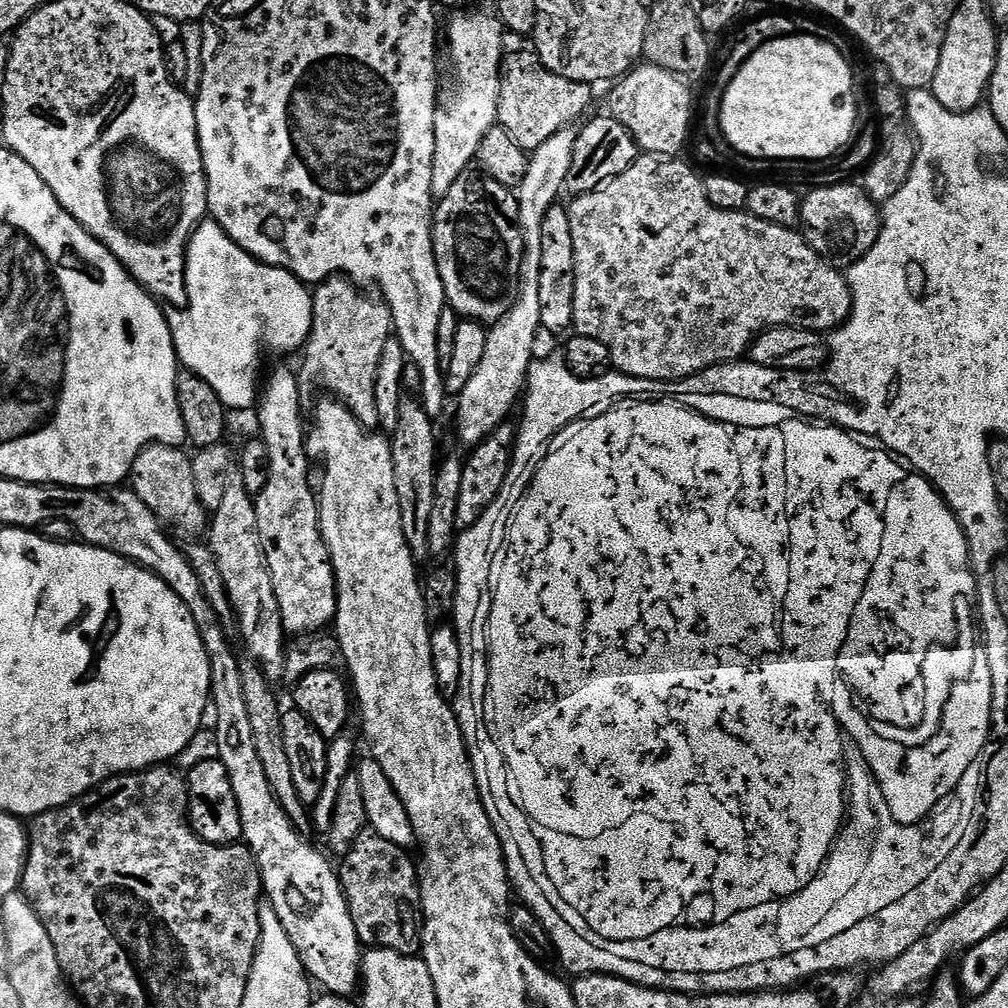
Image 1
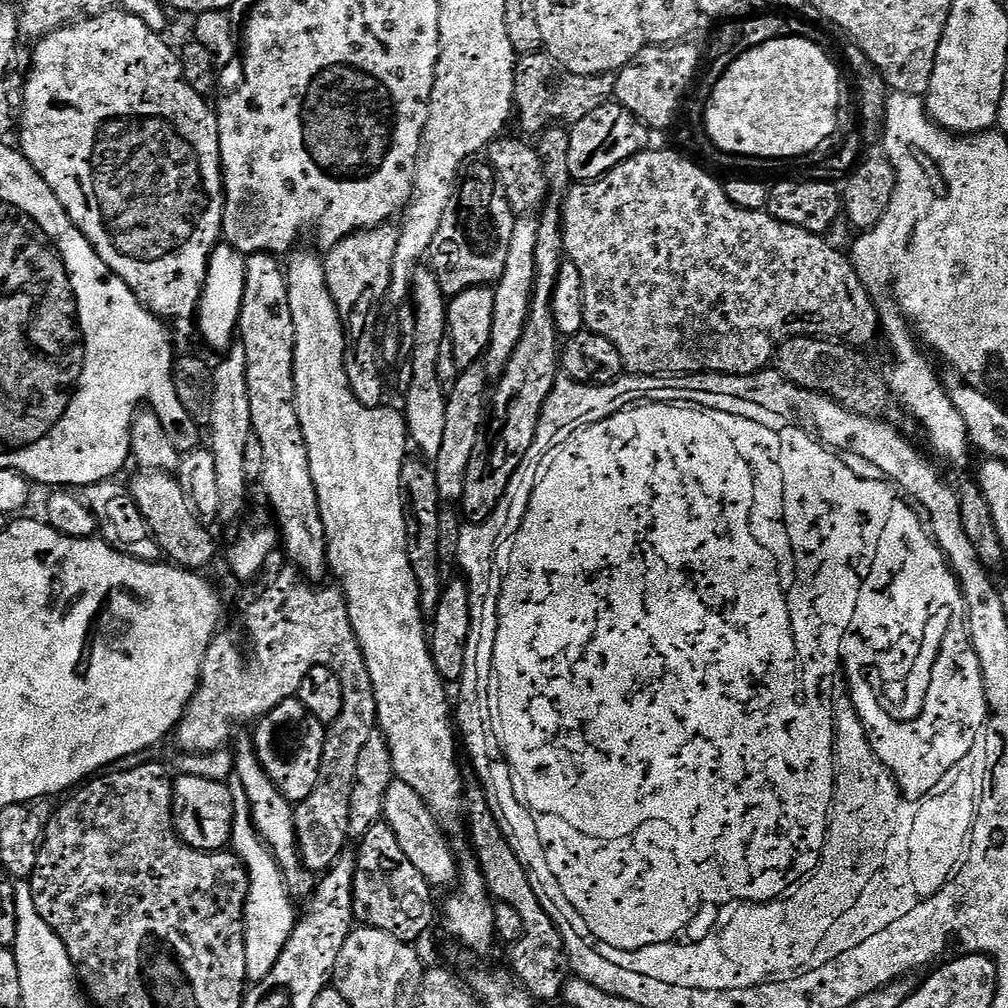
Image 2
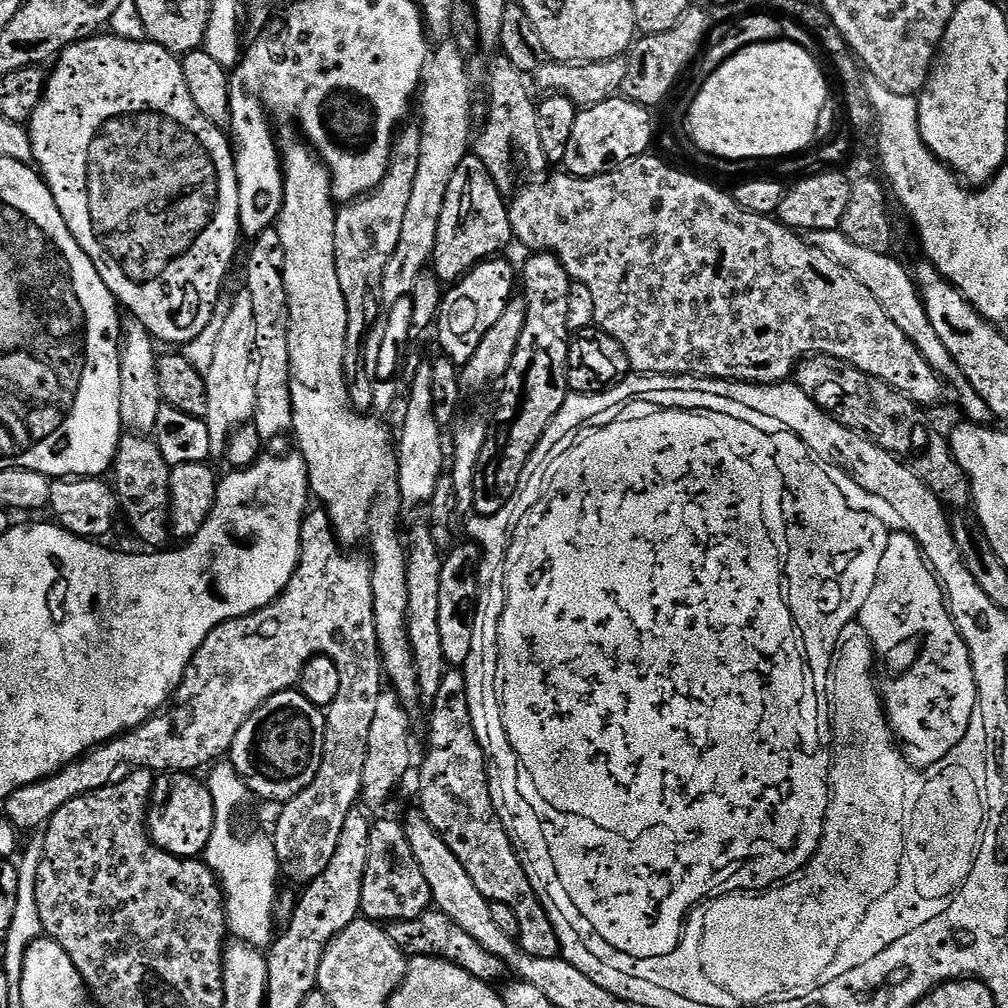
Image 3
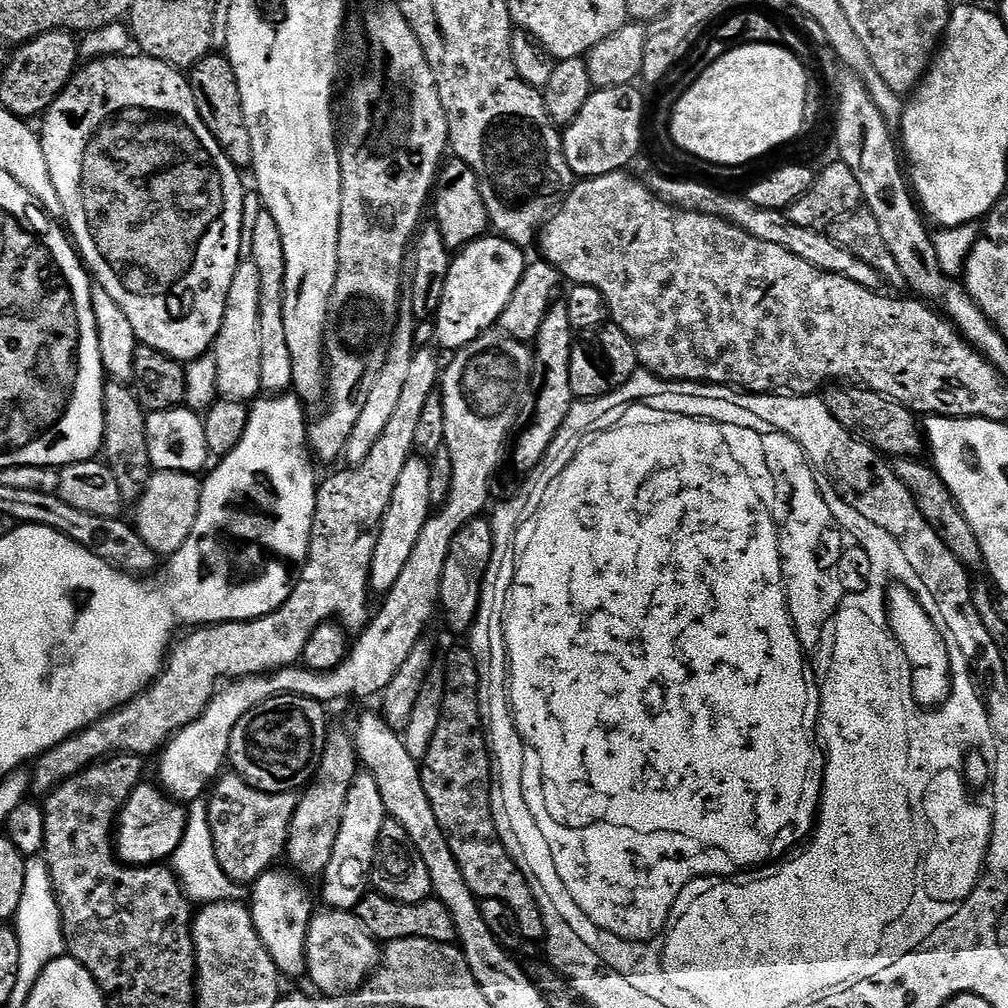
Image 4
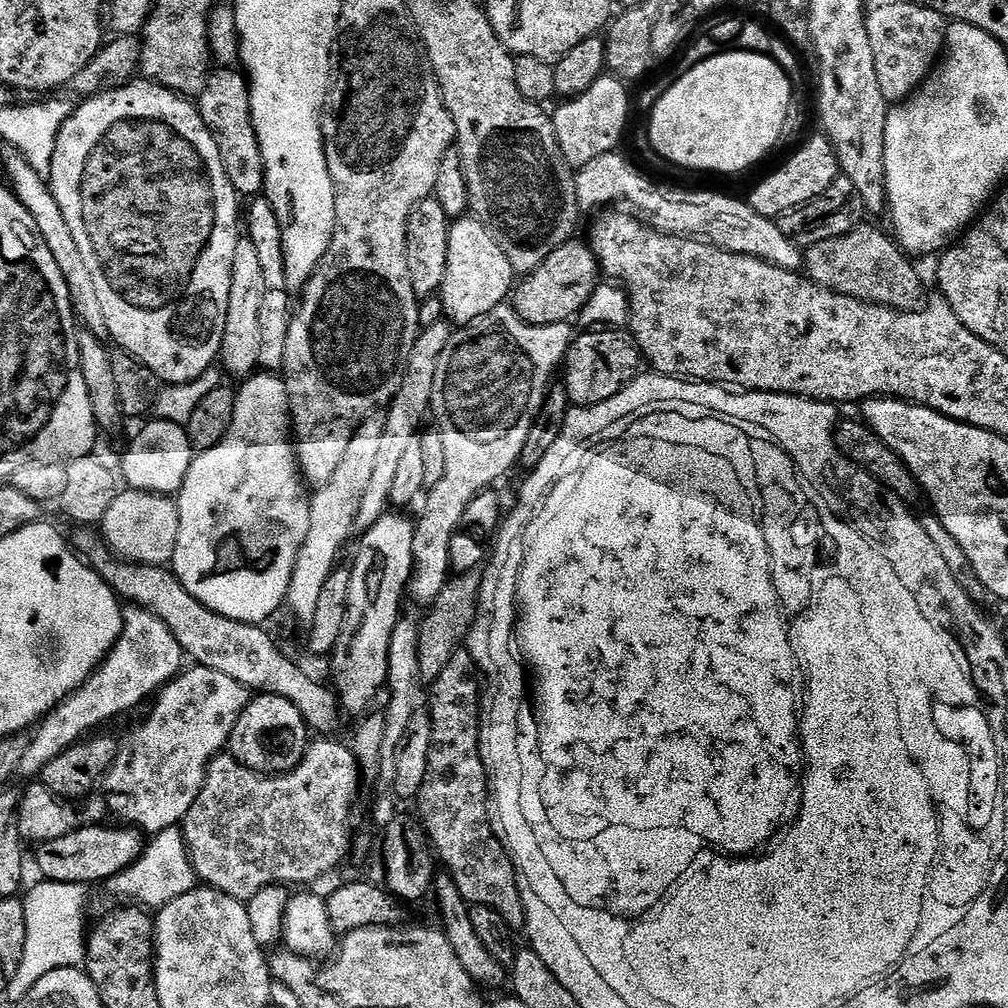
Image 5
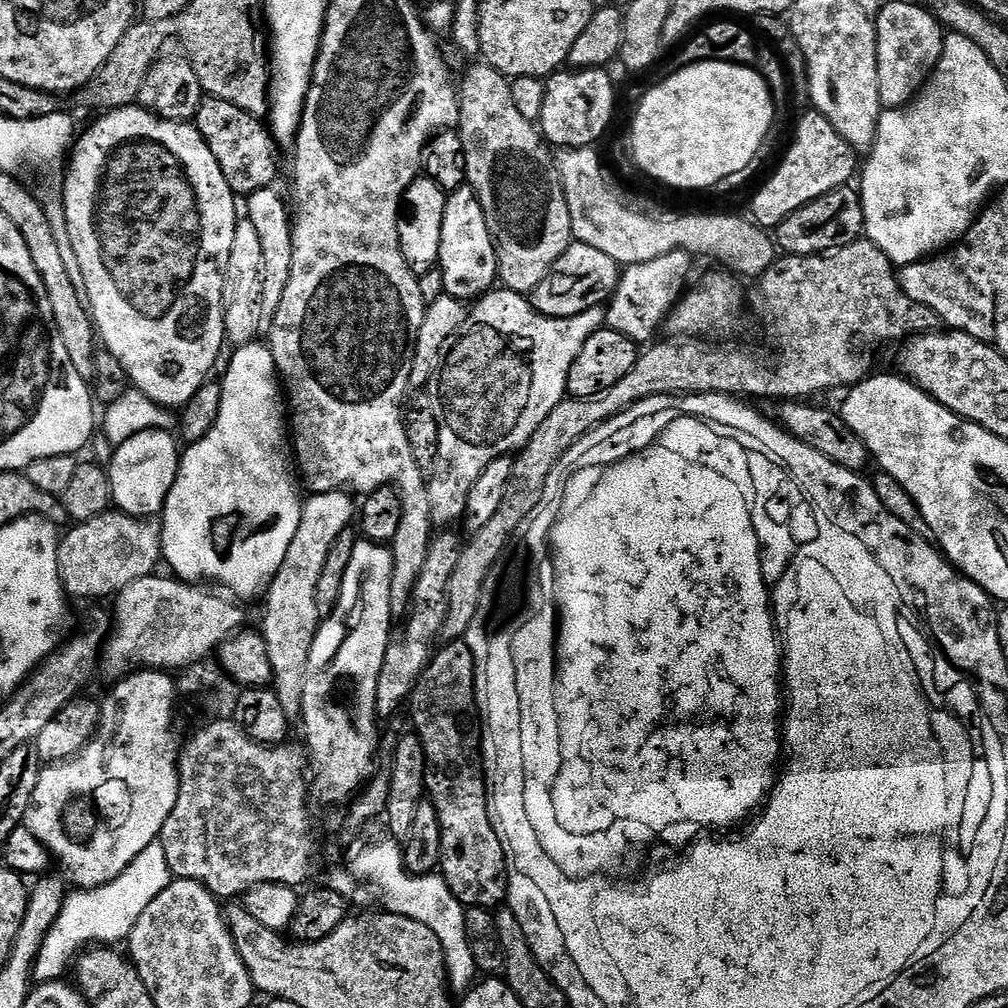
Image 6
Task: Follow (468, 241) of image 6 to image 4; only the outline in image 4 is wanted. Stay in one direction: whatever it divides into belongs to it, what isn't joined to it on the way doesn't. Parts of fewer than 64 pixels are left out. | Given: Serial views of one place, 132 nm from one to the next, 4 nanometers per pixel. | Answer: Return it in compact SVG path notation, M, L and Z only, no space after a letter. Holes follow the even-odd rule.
M485 234L453 255L452 265L446 274L446 290L442 290L442 306L438 306L434 317L437 340L435 343L441 349L442 347L449 350L465 348L467 344L484 335L499 321L502 310L506 310L506 302L510 302L510 294L514 294L514 286L518 286L524 273L526 267L524 255L526 255L525 249L495 234Z

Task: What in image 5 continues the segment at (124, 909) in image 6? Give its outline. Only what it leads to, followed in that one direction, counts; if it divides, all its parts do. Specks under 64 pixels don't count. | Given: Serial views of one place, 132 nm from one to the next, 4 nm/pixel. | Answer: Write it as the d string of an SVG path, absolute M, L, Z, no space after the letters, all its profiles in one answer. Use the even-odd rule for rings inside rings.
M176 825L157 833L146 845L143 854L125 871L119 872L105 883L104 888L112 894L119 894L121 901L146 908L161 908L172 900L197 887L198 877L189 862L183 829ZM40 880L23 897L26 910L26 950L23 951L22 965L14 974L4 993L12 1006L19 1002L46 976L60 968L79 967L86 958L86 927L84 918L88 906L89 889L83 884L54 883Z

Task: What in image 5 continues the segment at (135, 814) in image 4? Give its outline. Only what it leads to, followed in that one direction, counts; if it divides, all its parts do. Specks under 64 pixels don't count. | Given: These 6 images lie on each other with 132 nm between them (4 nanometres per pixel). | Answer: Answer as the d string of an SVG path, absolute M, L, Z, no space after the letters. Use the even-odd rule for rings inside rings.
M89 823L88 828L77 826L73 832L67 832L62 838L42 840L35 845L36 868L45 881L54 883L72 883L93 886L107 882L125 871L140 855L146 845L145 833L131 826L112 826Z

